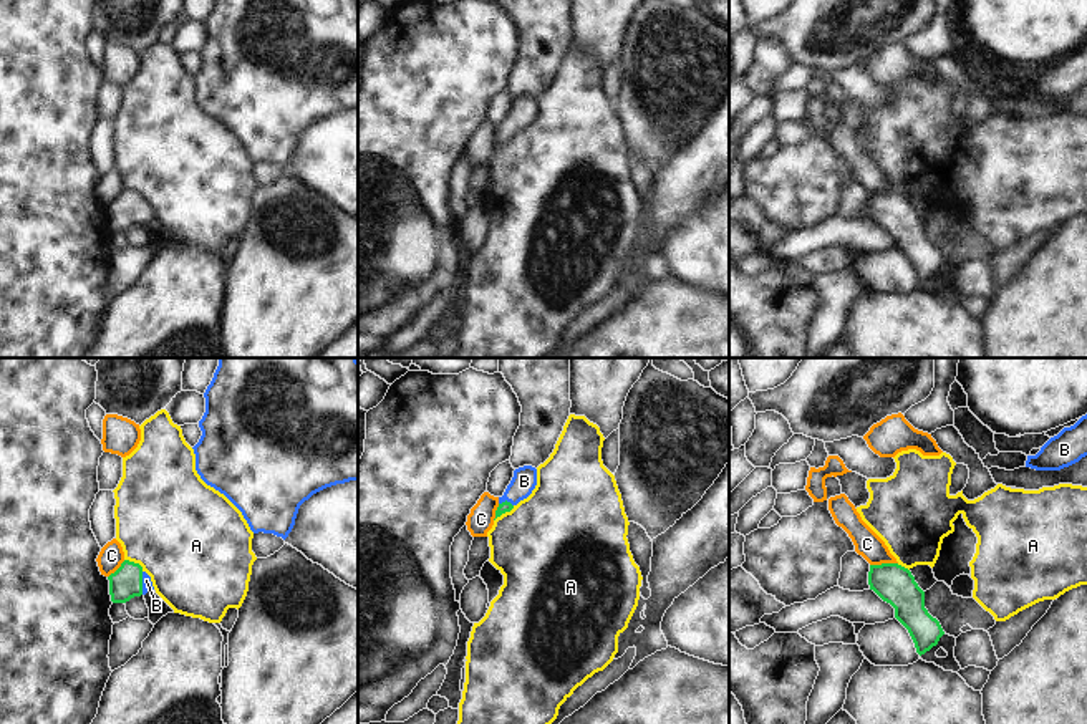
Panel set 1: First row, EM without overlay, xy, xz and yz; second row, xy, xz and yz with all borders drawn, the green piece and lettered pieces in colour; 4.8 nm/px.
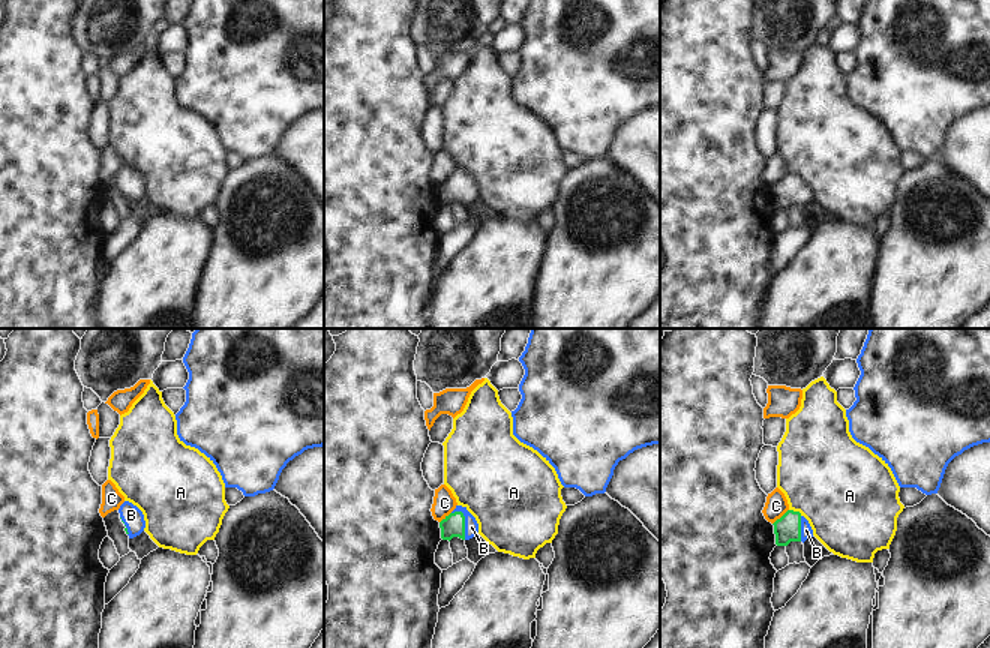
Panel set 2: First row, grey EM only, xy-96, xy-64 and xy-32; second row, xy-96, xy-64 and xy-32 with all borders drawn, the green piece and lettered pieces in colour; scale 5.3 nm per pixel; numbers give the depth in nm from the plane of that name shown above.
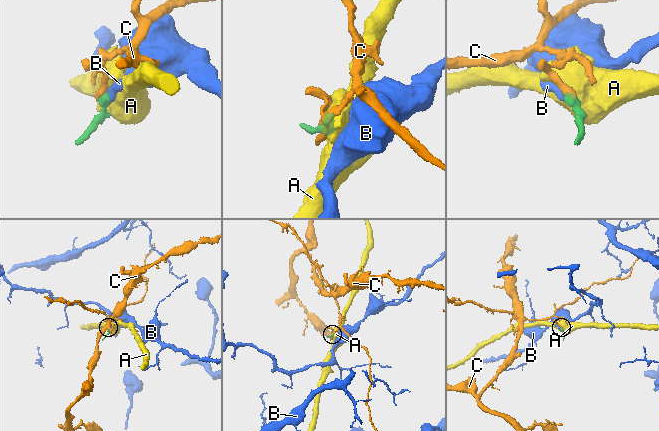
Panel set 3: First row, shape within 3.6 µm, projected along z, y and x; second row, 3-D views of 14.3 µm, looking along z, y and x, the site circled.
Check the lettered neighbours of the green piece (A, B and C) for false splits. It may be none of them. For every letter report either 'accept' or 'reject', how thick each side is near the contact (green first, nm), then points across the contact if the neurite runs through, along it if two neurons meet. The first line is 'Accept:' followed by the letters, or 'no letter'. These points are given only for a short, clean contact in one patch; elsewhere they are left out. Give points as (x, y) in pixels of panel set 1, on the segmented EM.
Accept: B
A: reject | 160/480 nm | along xy (125, 559), (138, 564), (143, 570)
B: accept | 160/50 nm | across xy (126, 582), (141, 584), (146, 580)
C: reject | 190/130 nm | along yz (897, 562), (870, 565)

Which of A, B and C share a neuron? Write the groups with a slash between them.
A / B / C

